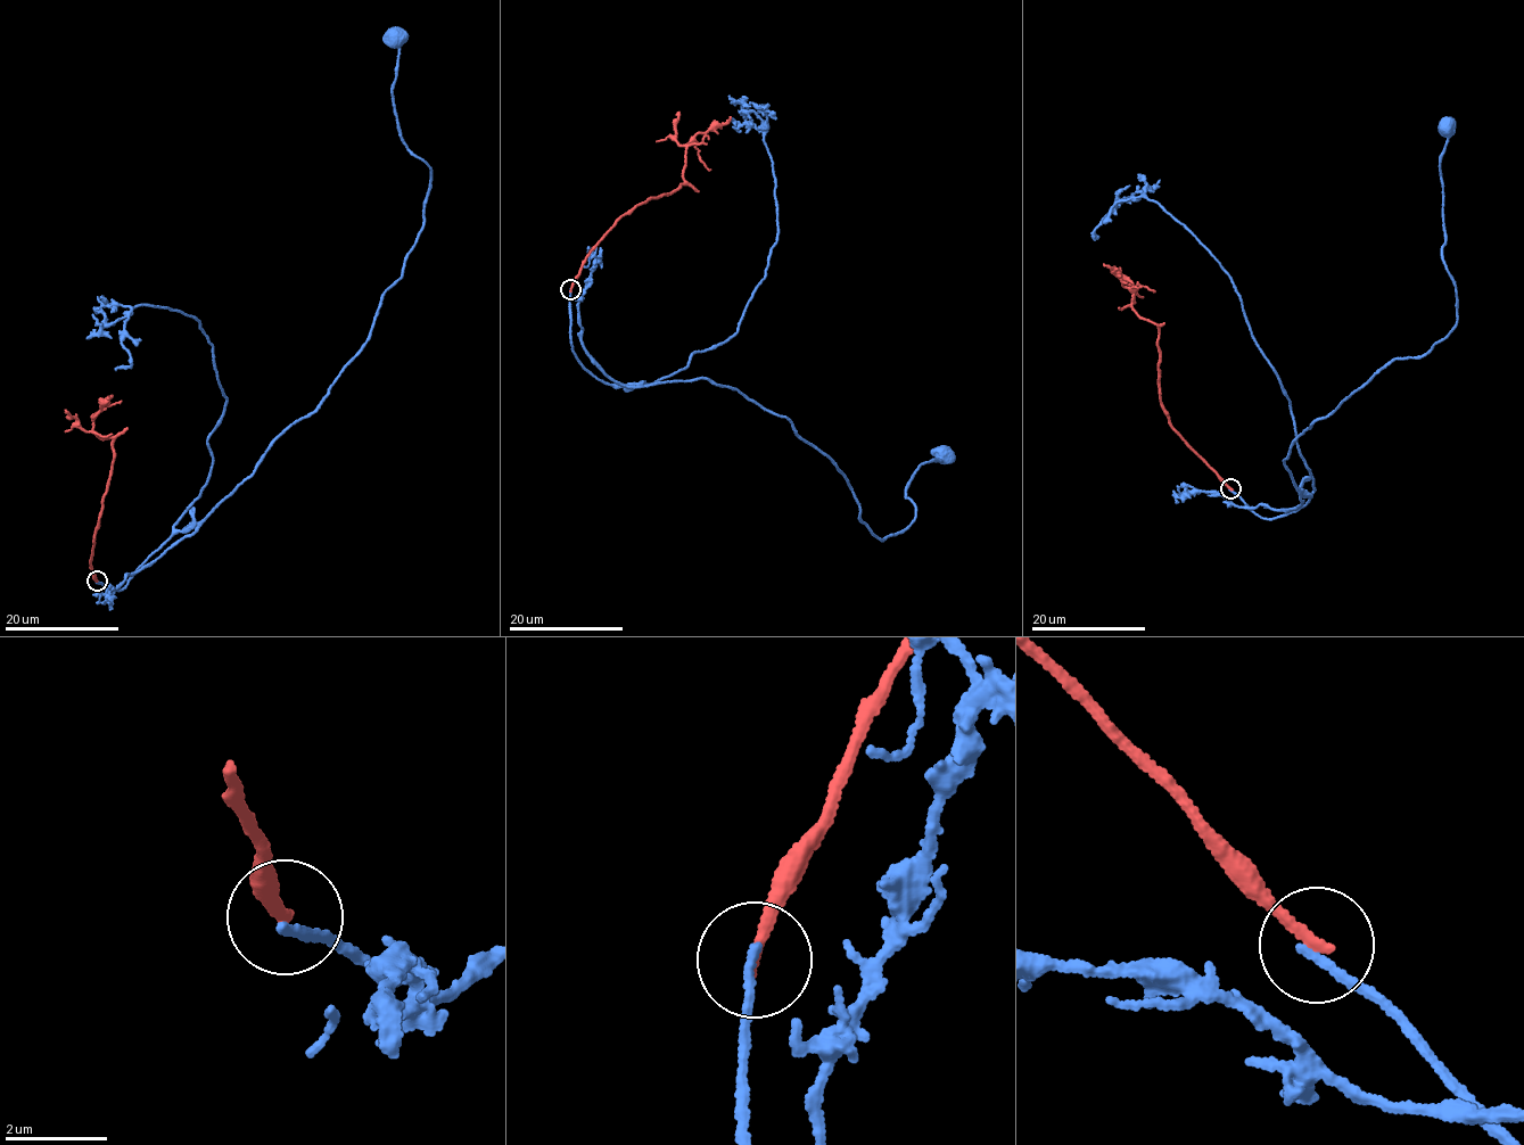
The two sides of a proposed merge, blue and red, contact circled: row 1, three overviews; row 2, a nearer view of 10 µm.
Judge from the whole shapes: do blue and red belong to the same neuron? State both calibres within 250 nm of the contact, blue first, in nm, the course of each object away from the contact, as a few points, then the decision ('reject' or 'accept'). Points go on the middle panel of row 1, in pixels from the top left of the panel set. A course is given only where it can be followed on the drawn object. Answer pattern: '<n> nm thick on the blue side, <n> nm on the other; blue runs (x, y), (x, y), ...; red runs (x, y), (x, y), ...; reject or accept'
180 nm thick on the blue side, 220 nm on the other; blue runs (570, 289), (587, 372), (705, 378), (787, 418), (881, 540), (944, 452); red runs (570, 289), (585, 258), (618, 219), (685, 182), (685, 146), (731, 116); reject

